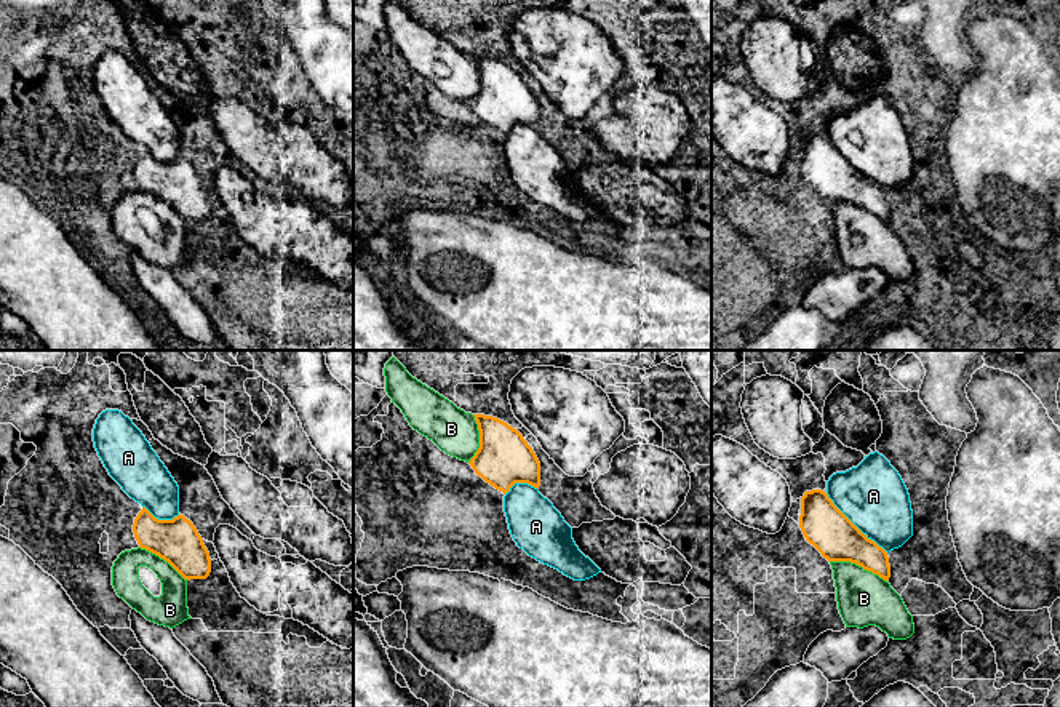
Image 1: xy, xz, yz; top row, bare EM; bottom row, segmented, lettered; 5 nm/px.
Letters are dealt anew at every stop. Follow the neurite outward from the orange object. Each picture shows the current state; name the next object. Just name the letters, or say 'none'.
none

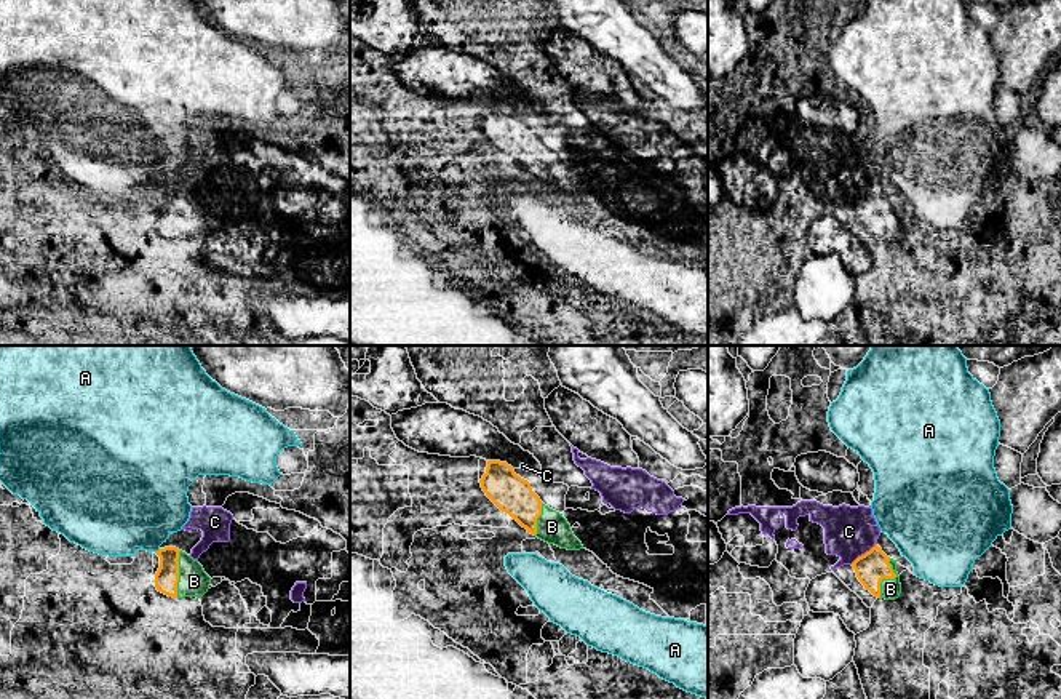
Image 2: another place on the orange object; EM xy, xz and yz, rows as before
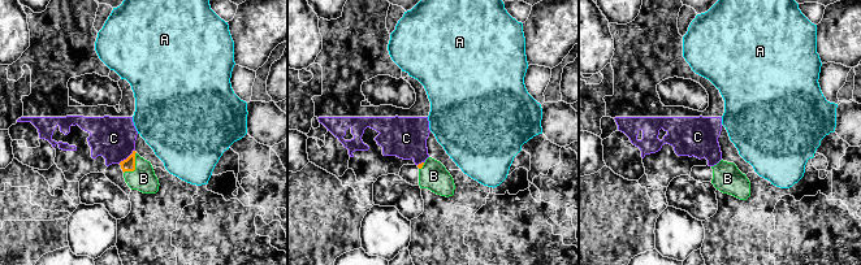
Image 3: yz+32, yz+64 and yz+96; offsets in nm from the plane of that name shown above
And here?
B

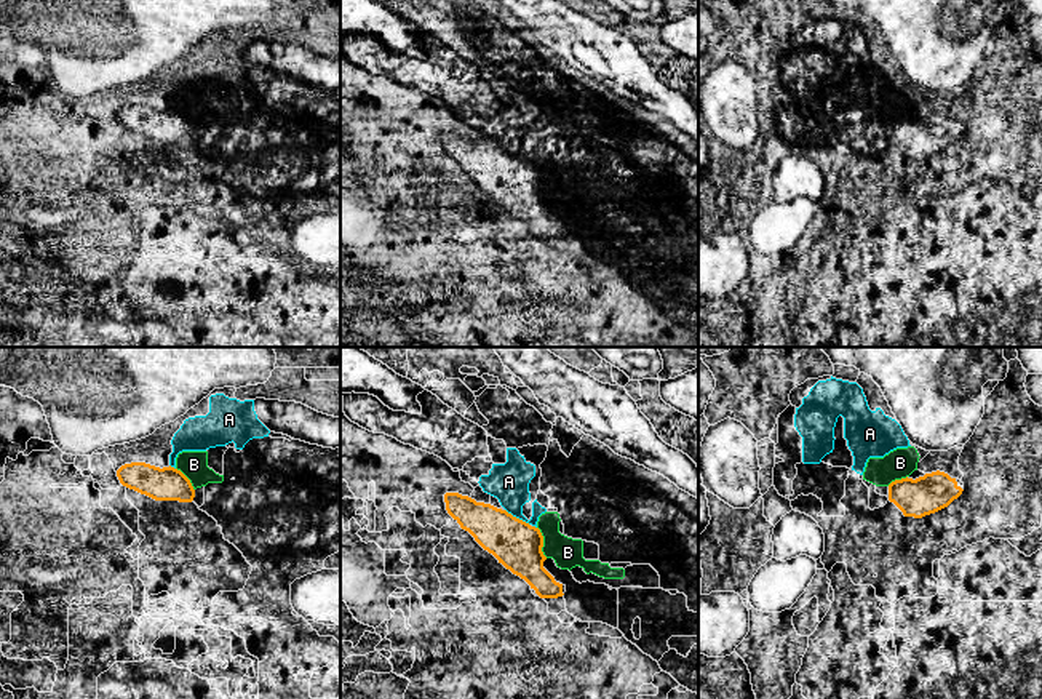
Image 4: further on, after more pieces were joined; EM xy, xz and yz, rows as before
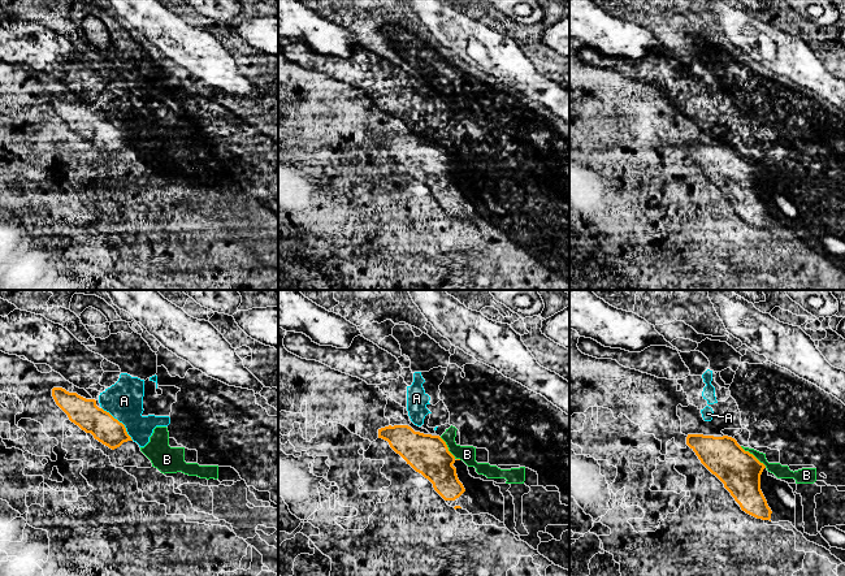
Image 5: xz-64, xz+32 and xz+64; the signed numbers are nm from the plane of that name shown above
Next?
none

